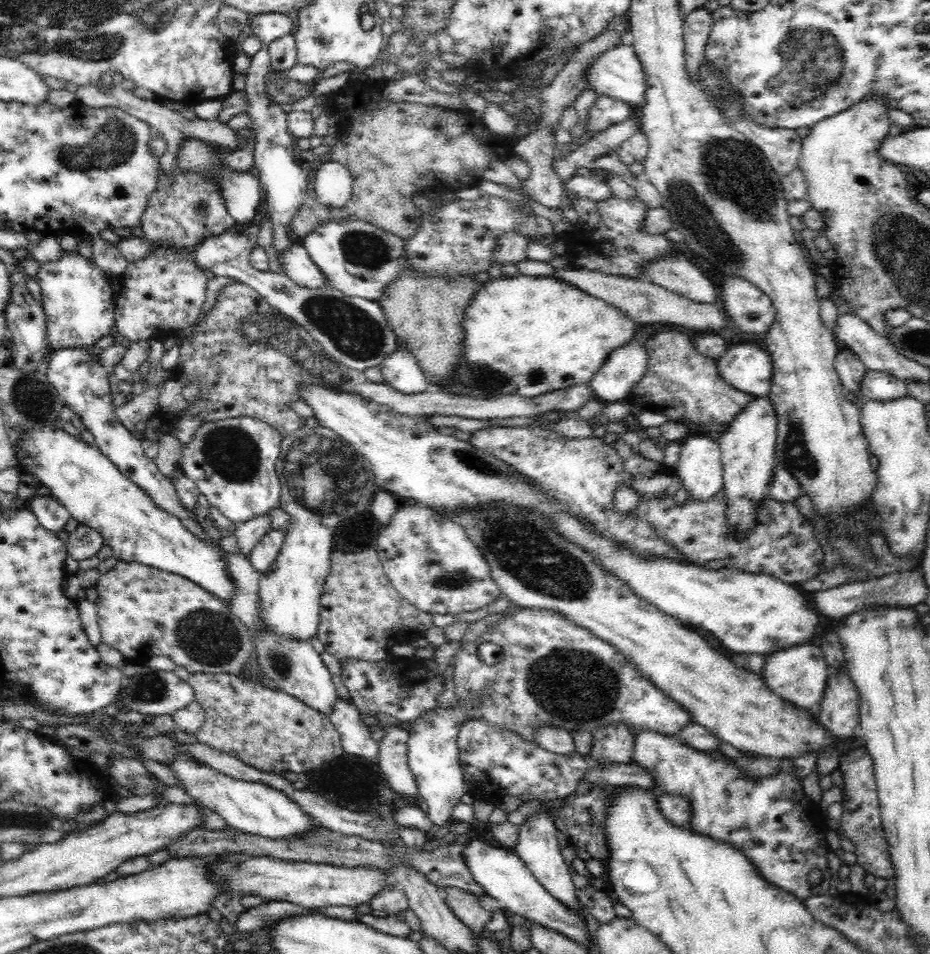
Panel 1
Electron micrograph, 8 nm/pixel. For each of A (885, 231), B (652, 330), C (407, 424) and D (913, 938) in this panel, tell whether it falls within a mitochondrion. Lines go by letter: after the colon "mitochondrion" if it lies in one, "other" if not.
A: mitochondrion
B: other
C: other
D: other

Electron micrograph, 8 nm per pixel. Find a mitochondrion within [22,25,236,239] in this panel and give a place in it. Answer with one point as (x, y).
(113, 143)

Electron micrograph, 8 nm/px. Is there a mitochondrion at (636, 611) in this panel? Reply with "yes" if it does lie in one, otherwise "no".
no

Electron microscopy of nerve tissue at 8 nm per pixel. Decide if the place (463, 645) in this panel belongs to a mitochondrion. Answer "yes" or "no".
no

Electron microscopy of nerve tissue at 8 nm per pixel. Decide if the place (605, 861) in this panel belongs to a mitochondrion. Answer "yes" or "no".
no

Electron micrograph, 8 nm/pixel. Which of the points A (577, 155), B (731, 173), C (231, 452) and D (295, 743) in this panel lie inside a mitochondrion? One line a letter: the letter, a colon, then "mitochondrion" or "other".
A: other
B: mitochondrion
C: mitochondrion
D: other

